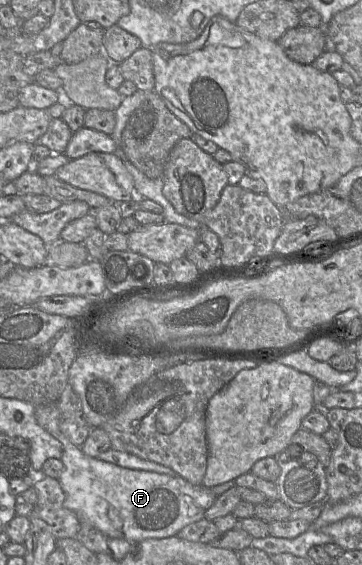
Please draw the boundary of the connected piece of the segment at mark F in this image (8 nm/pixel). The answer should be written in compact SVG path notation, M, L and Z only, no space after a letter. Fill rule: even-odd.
M57 403L35 407L37 423L62 444L63 453L60 460L64 468L58 480L65 493L64 506L74 511L80 522L90 523L104 535L112 538L123 538L133 544L138 544L149 538L175 536L185 526L204 518L205 512L216 500L216 495L211 488L194 485L179 475L173 477L153 471L124 468L84 454L80 447L74 445L61 432L61 413ZM114 514L123 521L123 527L120 530L112 524L111 515Z

